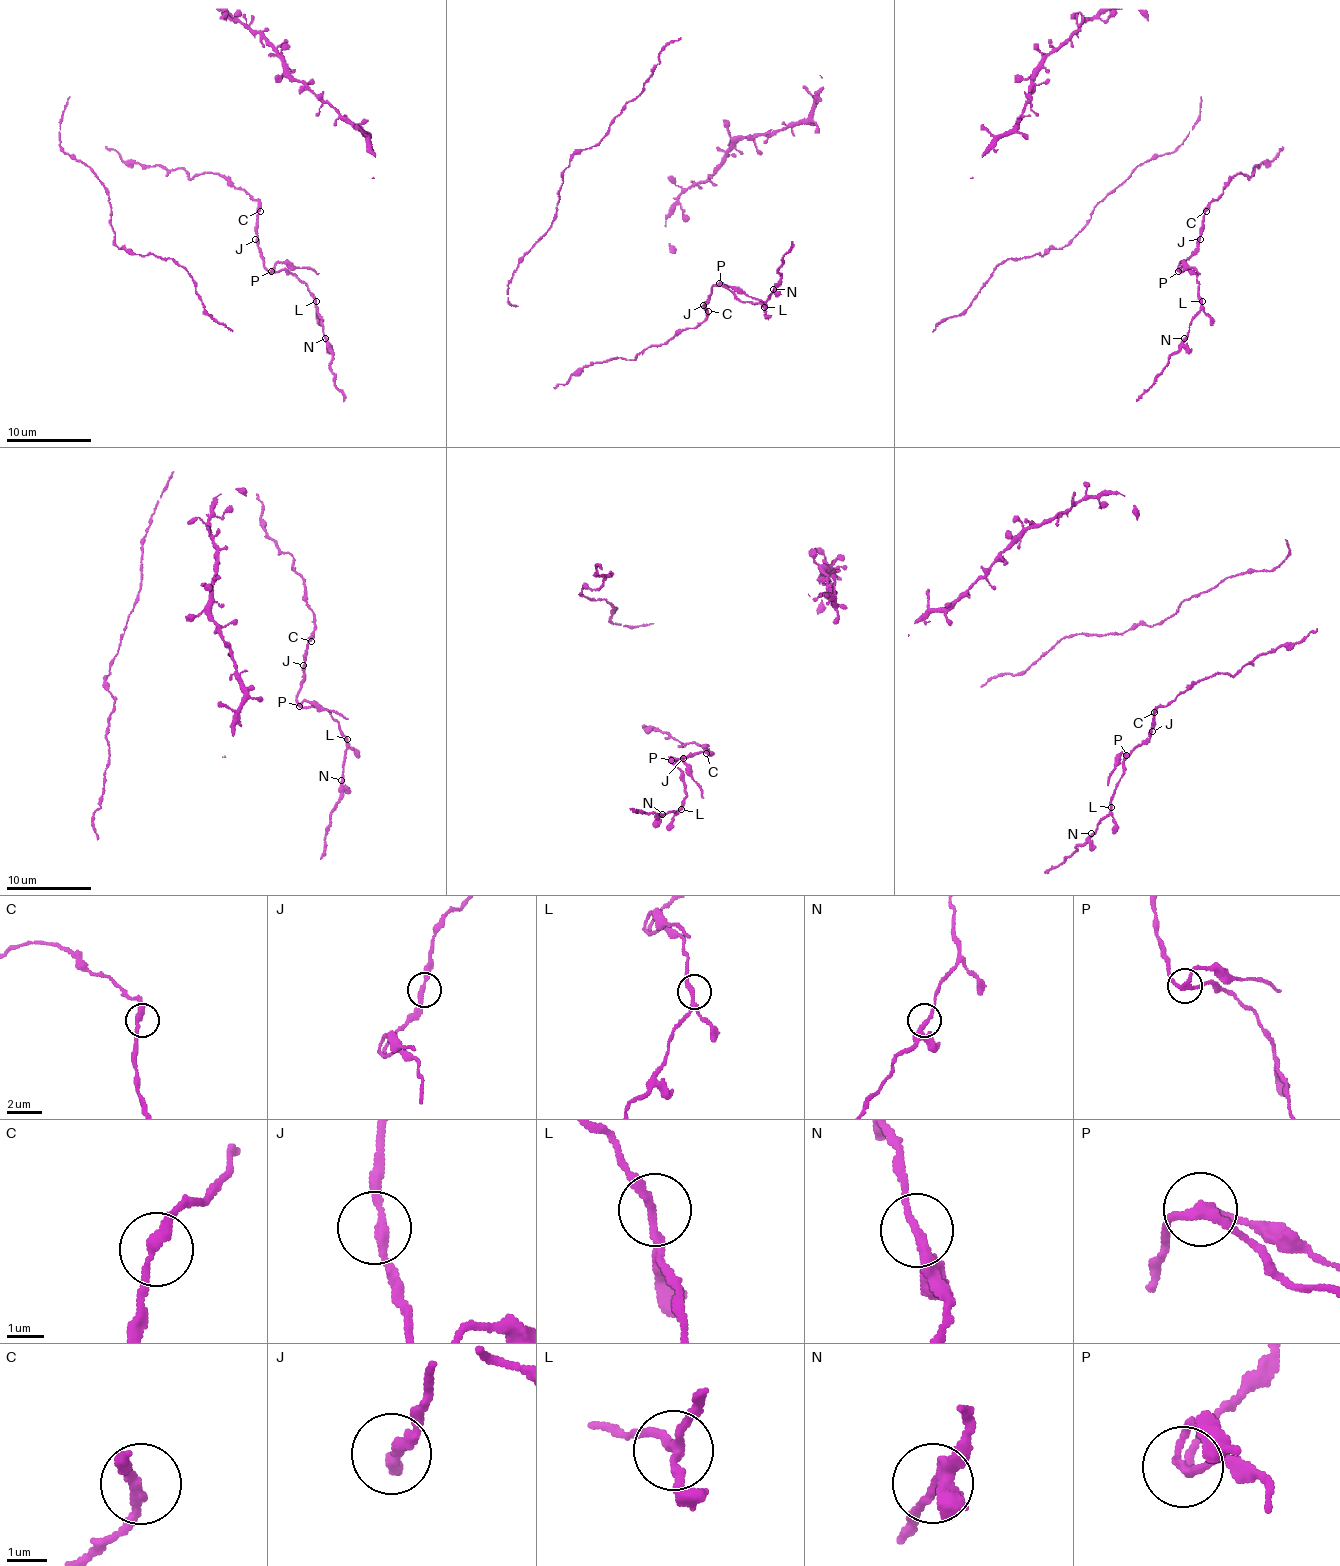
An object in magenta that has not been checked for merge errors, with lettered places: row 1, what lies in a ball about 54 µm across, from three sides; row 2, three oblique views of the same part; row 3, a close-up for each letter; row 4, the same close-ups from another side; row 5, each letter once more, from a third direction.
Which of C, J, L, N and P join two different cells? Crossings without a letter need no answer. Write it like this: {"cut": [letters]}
{"cut": ["P"]}

